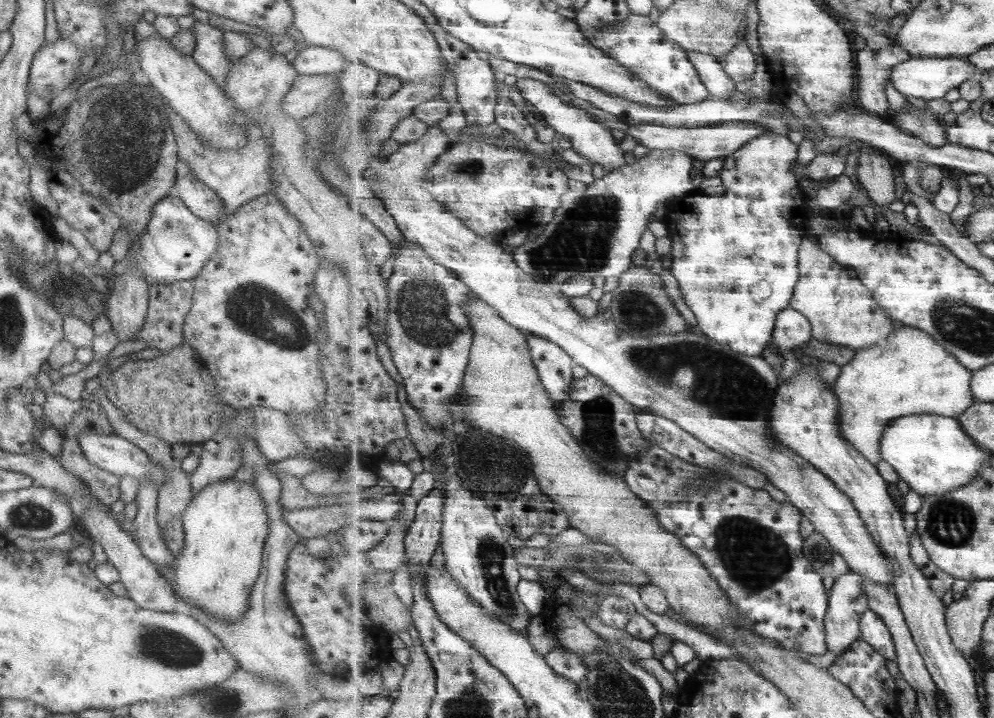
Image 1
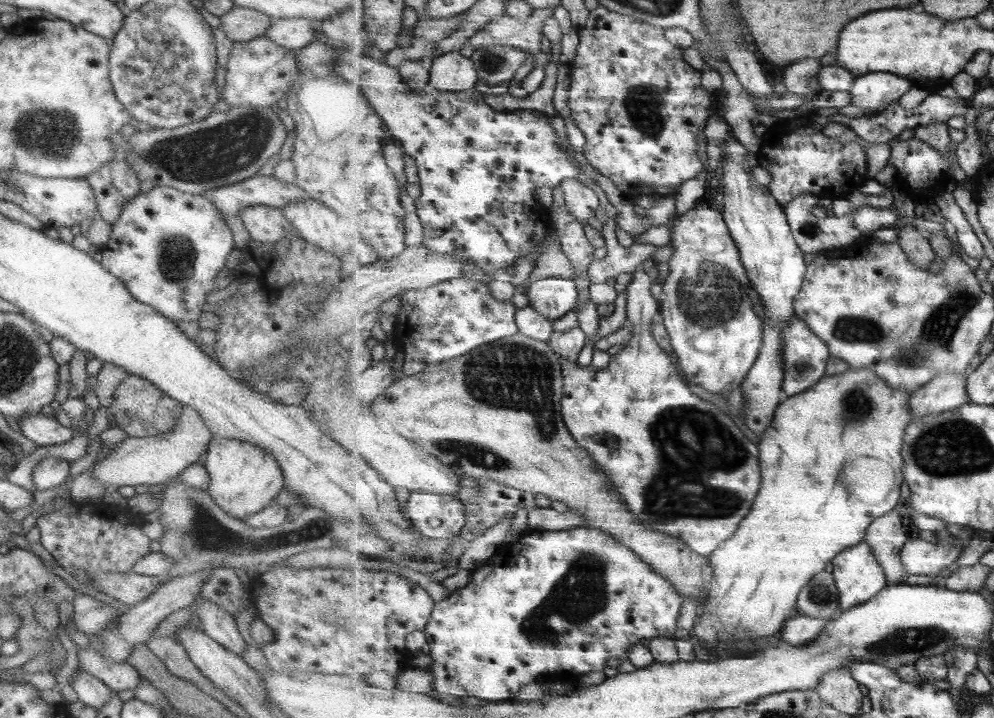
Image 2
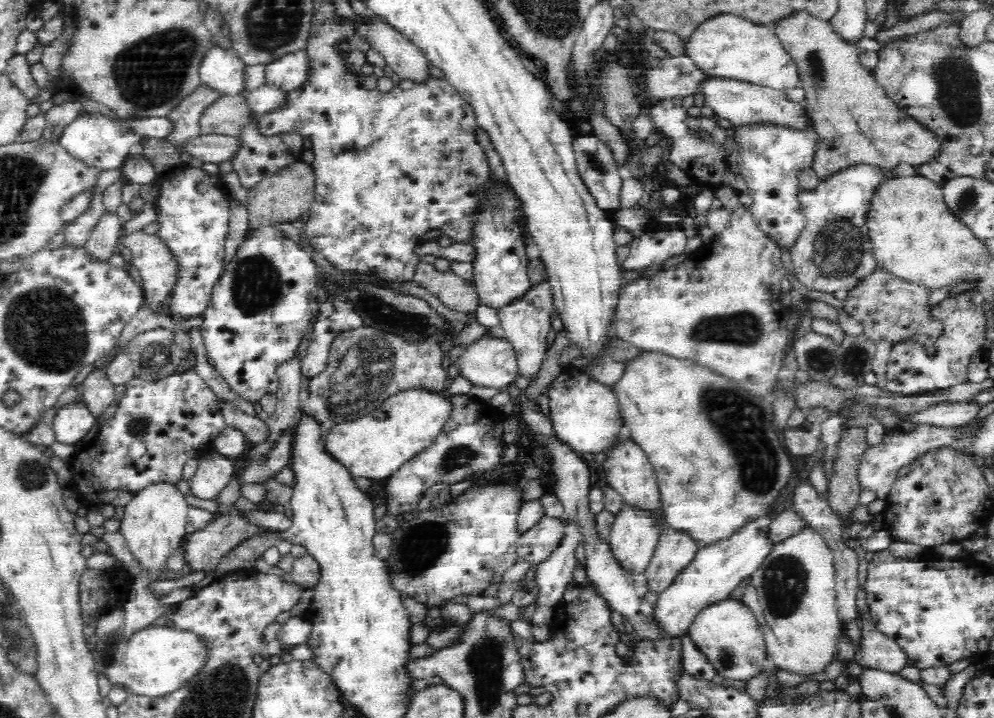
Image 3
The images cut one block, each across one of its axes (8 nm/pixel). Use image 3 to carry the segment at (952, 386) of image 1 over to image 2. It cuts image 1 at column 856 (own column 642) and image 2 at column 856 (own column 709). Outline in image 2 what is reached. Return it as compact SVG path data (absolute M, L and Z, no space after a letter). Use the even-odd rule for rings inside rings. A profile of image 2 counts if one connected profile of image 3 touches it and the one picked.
M851 368L849 371L835 376L826 374L815 387L789 397L779 405L779 408L775 411L774 424L761 435L758 442L760 448L759 460L762 465L762 488L758 492L755 504L747 517L742 520L742 524L734 536L722 542L709 558L713 570L708 583L704 612L697 614L695 626L693 626L695 636L699 641L705 641L705 644L716 644L718 641L717 634L722 632L730 634L732 640L740 641L740 643L747 638L753 641L756 636L780 636L785 622L789 620L792 610L798 604L802 589L811 582L815 575L823 572L825 564L832 562L839 553L865 541L868 530L875 519L885 516L887 512L891 512L901 502L901 484L906 482L904 472L901 470L905 466L902 450L907 427L913 420L910 400L911 393L909 391L889 387L889 384L883 378L880 378L872 368L857 370Z

